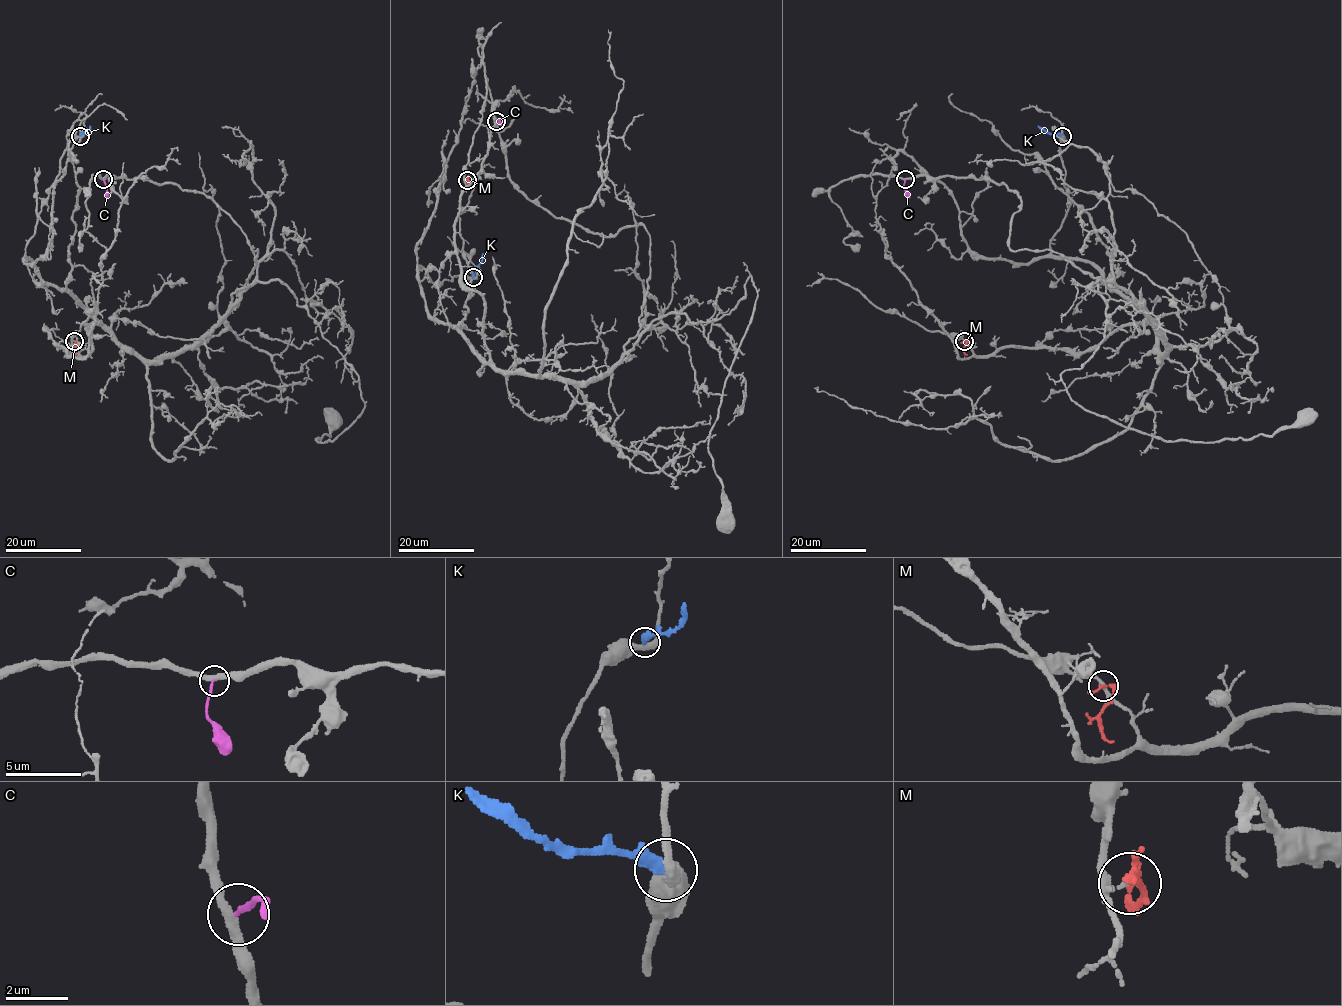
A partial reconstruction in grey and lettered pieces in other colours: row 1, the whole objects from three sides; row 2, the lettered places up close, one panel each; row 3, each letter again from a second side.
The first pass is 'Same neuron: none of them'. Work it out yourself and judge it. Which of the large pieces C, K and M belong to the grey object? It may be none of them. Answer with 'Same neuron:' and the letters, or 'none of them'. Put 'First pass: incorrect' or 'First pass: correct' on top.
First pass: incorrect
Same neuron: C

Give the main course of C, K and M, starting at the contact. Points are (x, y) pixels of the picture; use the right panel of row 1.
C: (905, 180), (903, 188), (909, 198)
K: (1062, 135), (1048, 133), (1038, 126)
M: (964, 341), (963, 352), (967, 354)

